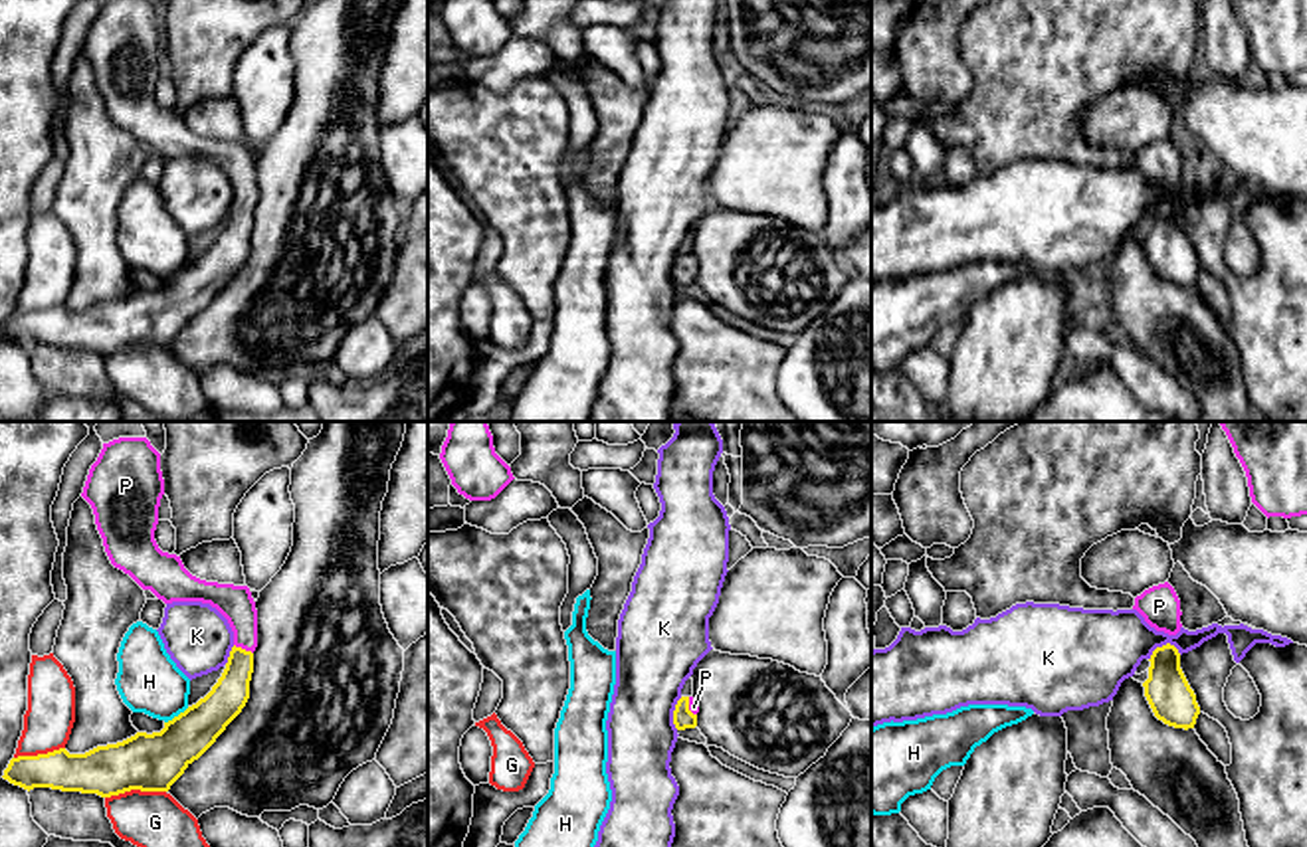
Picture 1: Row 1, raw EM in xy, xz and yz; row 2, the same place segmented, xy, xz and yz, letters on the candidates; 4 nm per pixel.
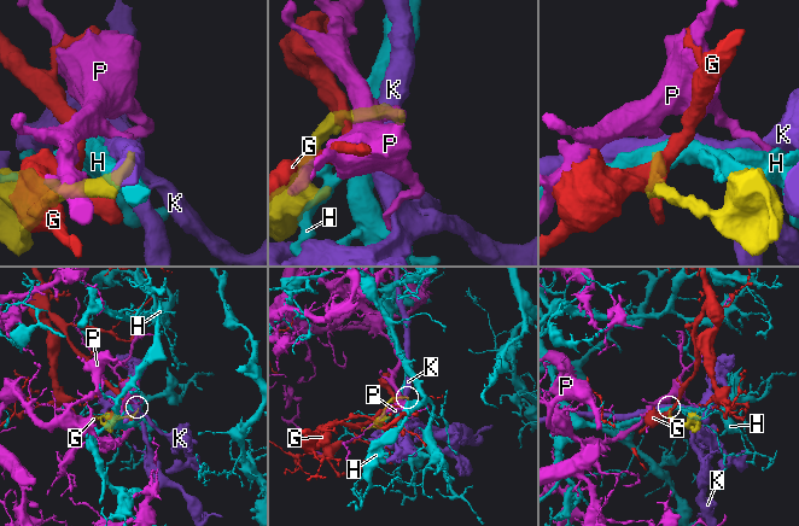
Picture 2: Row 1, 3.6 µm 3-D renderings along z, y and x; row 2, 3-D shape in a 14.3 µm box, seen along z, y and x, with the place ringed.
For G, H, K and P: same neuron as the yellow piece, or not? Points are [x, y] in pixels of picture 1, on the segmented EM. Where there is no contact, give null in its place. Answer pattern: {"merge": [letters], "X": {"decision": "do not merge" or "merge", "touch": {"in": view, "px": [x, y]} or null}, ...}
{"merge": ["P"], "G": {"decision": "do not merge", "touch": {"in": "xy", "px": [135, 788]}}, "H": {"decision": "do not merge", "touch": {"in": "xy", "px": [179, 715]}}, "K": {"decision": "do not merge", "touch": {"in": "yz", "px": [1163, 646]}}, "P": {"decision": "merge", "touch": {"in": "xy", "px": [244, 650]}}}

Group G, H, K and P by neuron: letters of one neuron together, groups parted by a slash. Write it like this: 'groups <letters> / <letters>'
groups G / H / K / P

